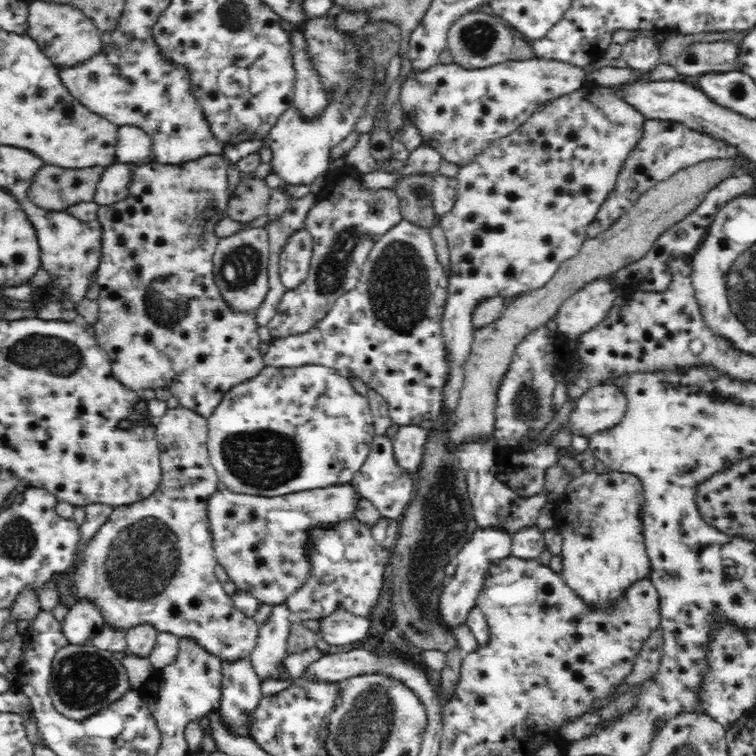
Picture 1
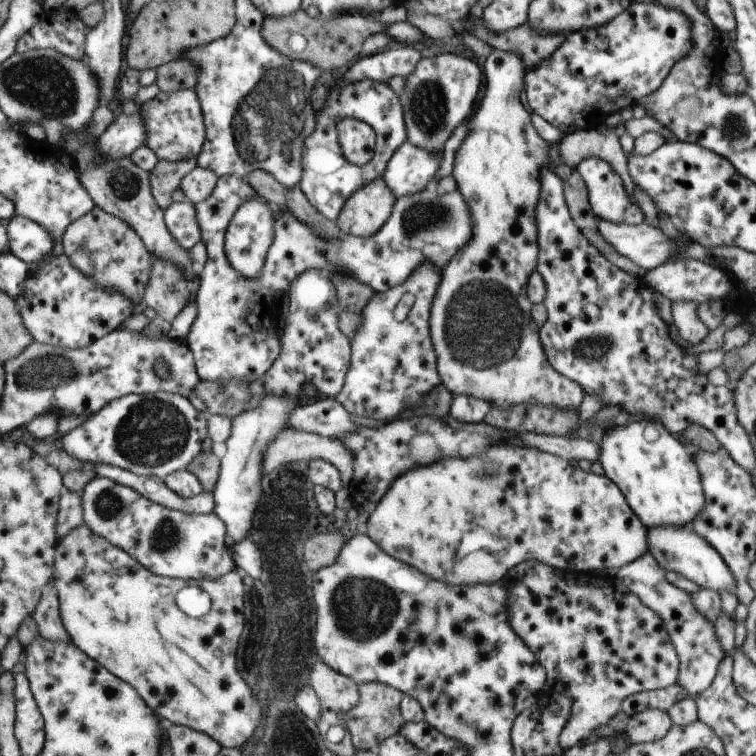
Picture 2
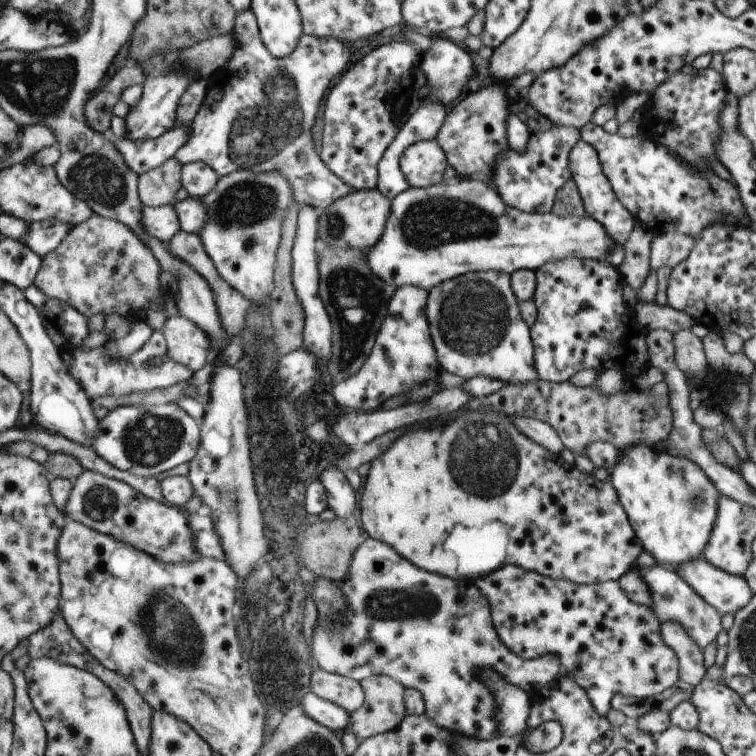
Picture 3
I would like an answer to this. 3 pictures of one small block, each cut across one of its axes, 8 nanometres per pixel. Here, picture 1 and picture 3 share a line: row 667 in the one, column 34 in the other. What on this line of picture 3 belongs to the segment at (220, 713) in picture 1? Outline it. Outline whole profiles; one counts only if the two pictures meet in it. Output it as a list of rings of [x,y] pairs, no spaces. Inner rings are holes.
[[[61,220],[32,221],[30,222],[30,233],[23,242],[35,254],[45,258],[47,254],[59,248],[73,227]]]

